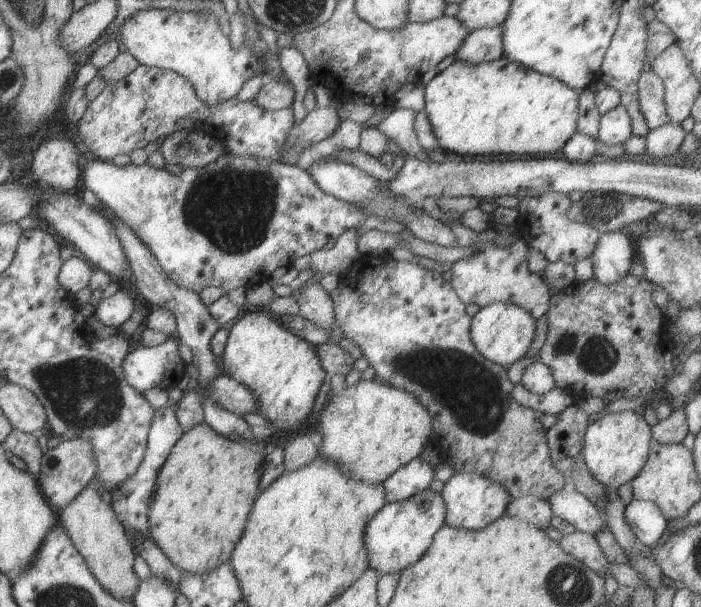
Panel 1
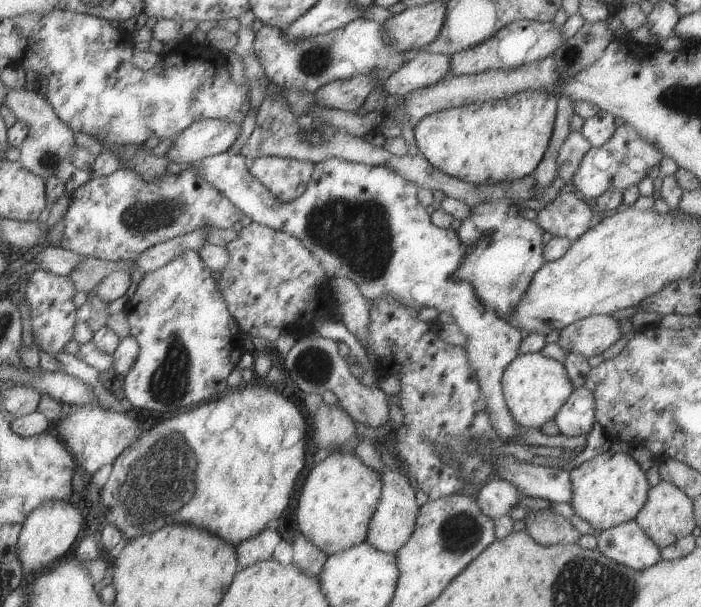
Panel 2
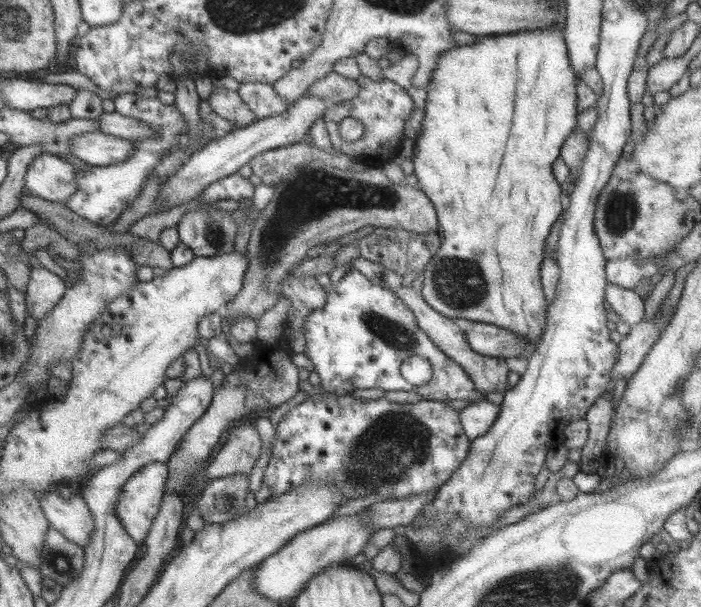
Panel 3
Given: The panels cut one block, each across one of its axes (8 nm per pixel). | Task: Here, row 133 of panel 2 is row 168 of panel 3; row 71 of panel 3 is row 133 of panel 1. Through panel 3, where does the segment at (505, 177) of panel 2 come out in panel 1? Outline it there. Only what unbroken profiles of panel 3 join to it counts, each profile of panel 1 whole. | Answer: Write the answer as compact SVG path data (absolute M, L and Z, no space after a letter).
M506 56L496 60L470 64L454 61L443 72L437 73L425 87L425 111L439 146L453 154L516 154L516 156L538 156L562 150L578 131L578 105L580 91L522 64L508 60Z

